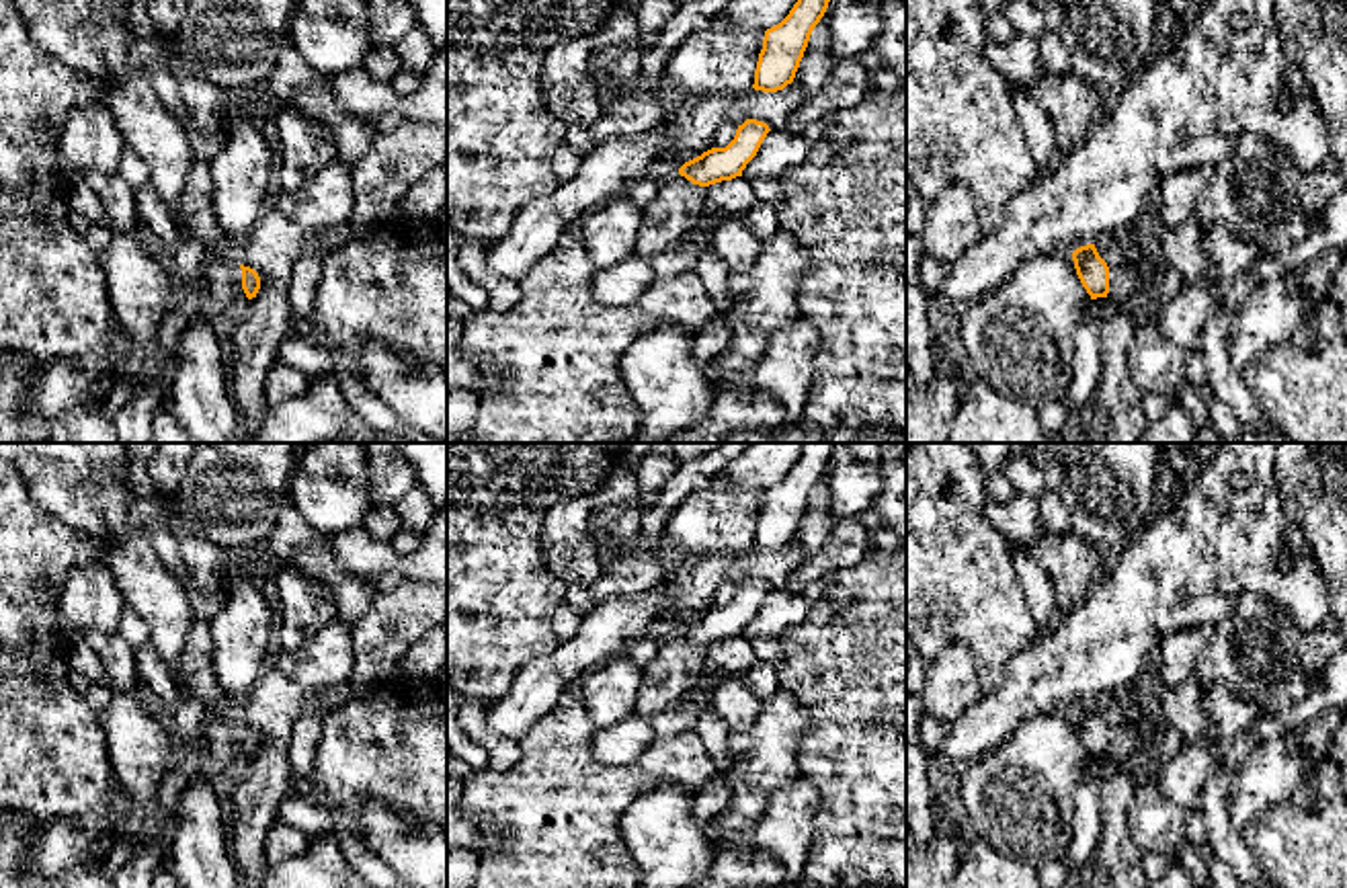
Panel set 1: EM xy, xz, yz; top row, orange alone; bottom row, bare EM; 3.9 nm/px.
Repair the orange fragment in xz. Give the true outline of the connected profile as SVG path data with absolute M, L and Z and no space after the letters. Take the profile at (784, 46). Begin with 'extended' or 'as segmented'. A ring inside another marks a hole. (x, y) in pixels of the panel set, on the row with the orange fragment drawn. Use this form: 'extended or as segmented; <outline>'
as segmented; M798 0L789 14L765 31L754 70L754 90L777 92L793 82L814 27L830 0Z

